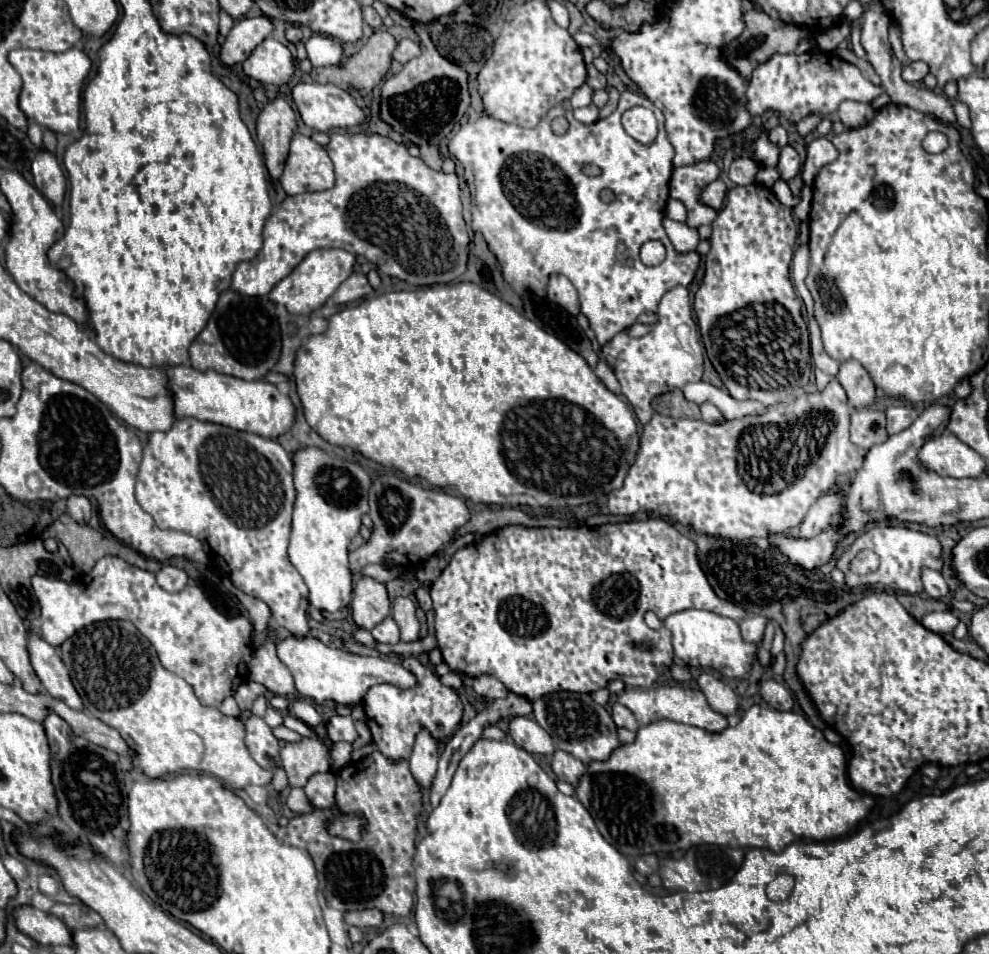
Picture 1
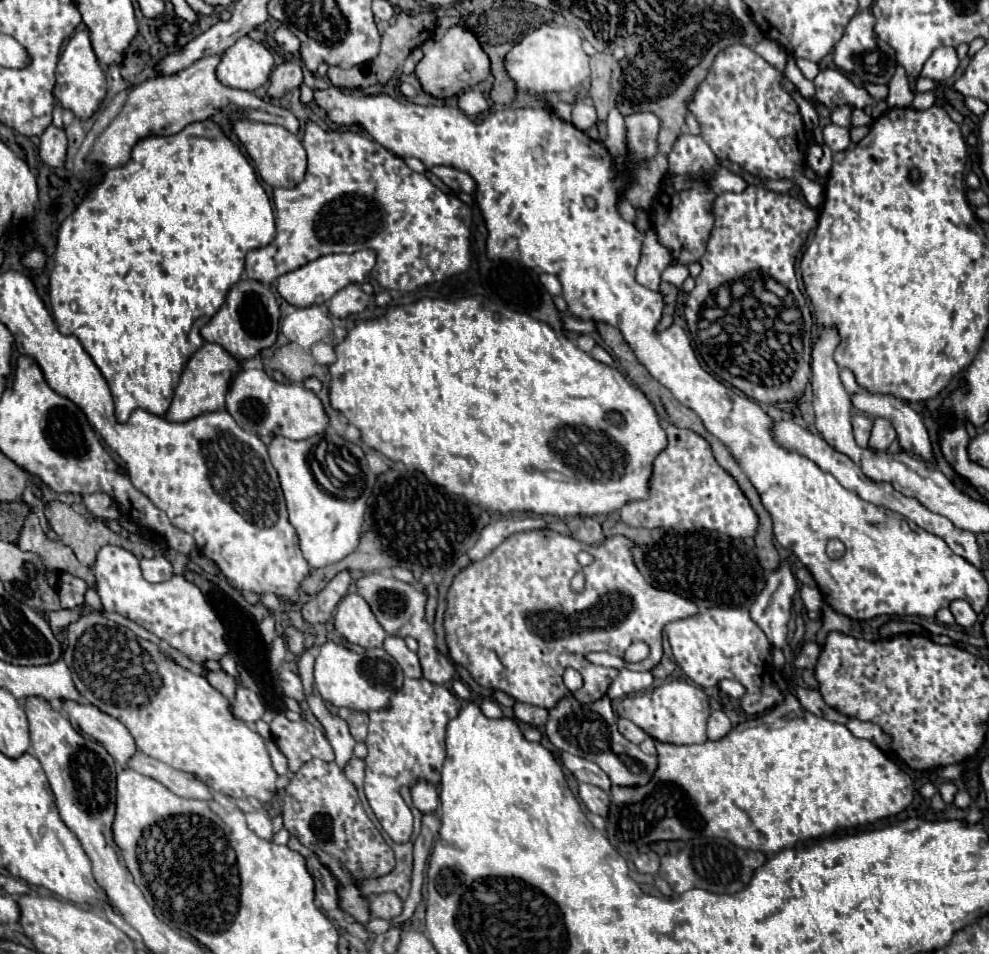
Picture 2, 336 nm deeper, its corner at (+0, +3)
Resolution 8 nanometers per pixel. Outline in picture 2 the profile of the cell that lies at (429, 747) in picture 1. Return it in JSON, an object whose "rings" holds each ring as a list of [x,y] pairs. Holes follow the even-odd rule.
{"rings":[[[418,780],[418,782],[412,786],[412,802],[414,802],[414,806],[416,806],[422,814],[436,812],[436,810],[438,810],[438,792],[436,792],[436,786],[434,786],[432,782]]]}

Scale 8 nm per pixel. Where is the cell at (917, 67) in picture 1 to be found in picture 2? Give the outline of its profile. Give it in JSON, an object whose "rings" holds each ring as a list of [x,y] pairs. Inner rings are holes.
{"rings":[[[948,46],[936,48],[932,52],[932,56],[926,60],[926,64],[922,68],[922,76],[932,78],[936,82],[944,82],[954,74],[956,66],[958,66],[958,58],[956,58],[954,48],[948,48]]]}

